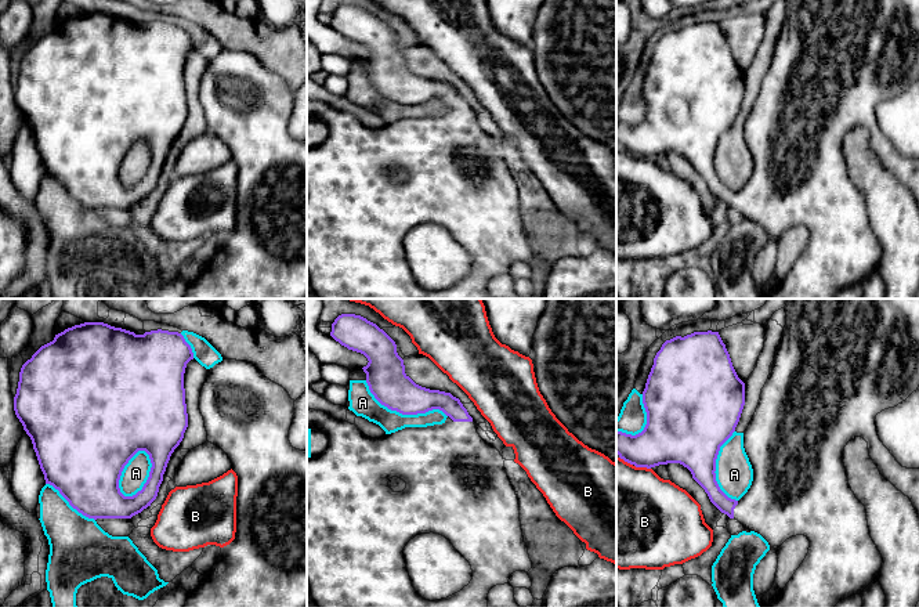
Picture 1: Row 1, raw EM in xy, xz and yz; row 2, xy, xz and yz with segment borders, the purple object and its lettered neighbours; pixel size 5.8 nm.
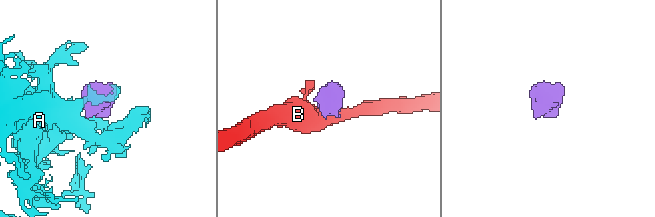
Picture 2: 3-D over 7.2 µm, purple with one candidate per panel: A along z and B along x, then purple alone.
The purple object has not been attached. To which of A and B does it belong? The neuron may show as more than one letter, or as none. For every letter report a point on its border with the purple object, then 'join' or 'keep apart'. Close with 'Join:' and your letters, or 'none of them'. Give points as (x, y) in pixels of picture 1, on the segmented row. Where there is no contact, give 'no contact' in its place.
A: meets purple in xy at (122, 470); keep apart
B: meets purple in yz at (643, 466); keep apart
Join: none of them

